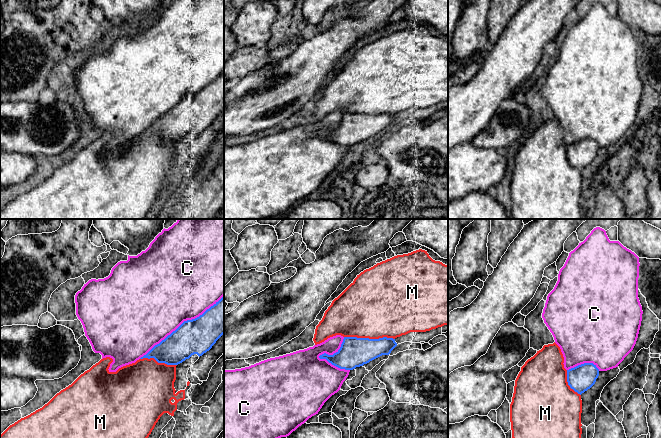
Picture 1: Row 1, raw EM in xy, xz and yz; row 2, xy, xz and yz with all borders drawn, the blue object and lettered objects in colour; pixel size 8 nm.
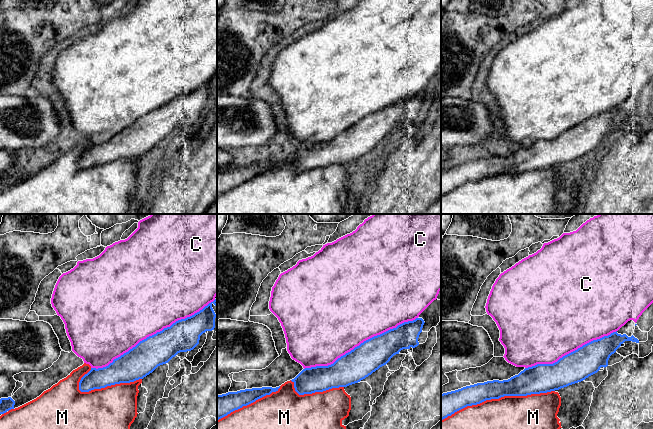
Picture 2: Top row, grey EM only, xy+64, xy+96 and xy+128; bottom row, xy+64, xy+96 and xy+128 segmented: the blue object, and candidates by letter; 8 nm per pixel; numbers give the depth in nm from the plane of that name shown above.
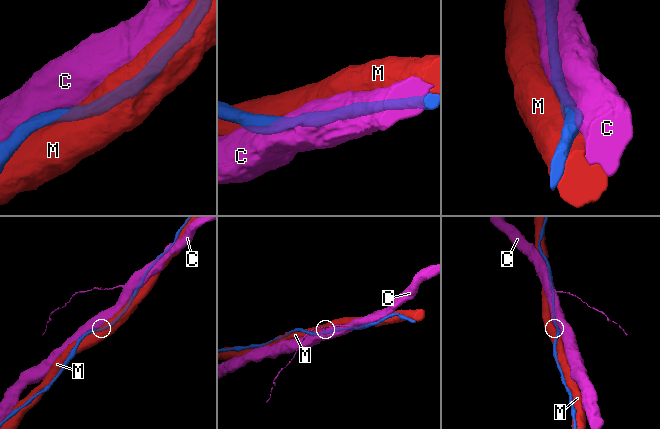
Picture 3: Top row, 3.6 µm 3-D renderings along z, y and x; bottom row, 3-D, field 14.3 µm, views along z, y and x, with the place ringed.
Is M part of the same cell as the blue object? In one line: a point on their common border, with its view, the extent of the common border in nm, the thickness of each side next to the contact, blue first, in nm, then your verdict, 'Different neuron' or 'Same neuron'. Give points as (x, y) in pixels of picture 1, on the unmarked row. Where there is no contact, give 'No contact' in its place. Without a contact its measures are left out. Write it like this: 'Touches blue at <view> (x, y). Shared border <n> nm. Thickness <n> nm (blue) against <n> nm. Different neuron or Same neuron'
Touches blue at xz (368, 114). Shared border 400 nm. Thickness 240 nm (blue) against 500 nm. Same neuron

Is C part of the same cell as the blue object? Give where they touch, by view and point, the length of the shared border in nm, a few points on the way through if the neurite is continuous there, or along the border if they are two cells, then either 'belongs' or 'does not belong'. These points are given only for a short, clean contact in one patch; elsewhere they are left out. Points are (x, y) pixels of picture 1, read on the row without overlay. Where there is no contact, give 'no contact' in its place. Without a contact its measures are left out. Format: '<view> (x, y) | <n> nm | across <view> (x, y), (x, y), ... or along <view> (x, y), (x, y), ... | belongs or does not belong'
xy (181, 100) | 850 nm | does not belong

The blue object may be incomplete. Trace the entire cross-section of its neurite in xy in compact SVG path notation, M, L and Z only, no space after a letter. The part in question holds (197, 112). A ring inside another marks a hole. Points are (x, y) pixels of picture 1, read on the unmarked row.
M224 72L199 93L184 97L175 107L155 121L143 134L178 141L197 130L209 127L224 110Z

